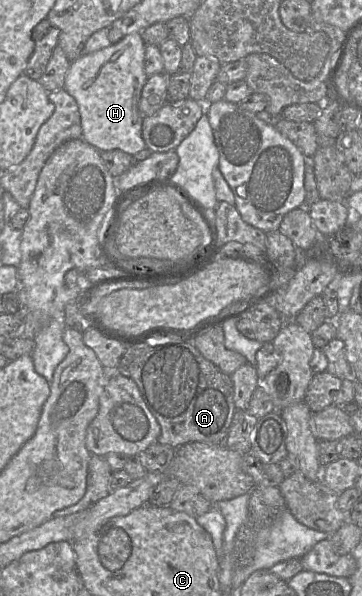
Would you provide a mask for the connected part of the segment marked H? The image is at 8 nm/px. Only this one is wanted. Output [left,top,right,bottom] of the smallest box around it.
[64,33,148,156]

